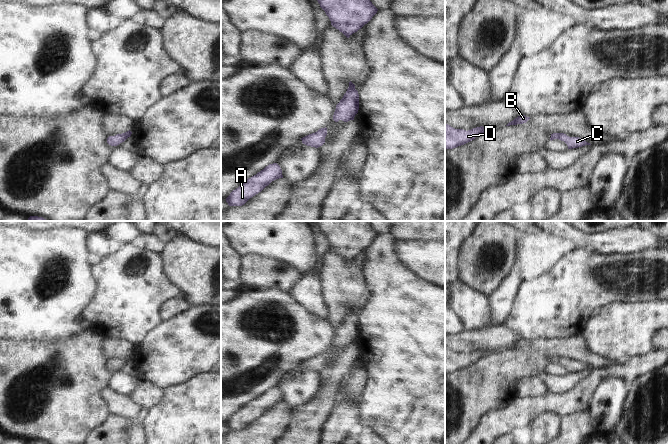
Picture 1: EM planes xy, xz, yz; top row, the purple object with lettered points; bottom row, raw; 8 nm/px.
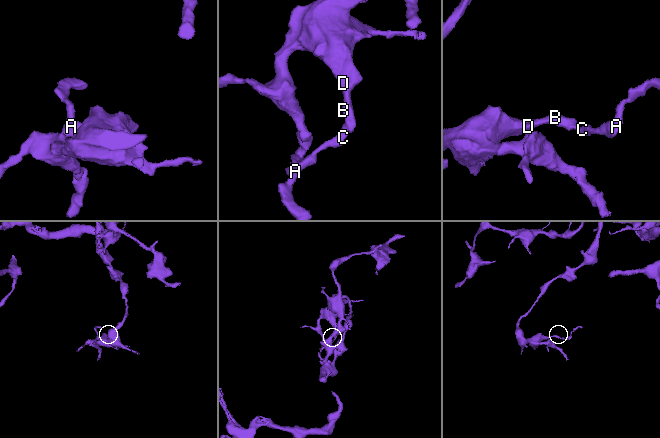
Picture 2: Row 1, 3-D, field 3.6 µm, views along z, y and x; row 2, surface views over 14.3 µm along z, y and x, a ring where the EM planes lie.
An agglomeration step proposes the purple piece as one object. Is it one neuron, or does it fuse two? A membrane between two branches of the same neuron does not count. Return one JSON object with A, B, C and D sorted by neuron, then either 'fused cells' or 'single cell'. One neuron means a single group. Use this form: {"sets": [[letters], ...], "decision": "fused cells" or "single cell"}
{"sets": [["A", "B", "C", "D"]], "decision": "single cell"}

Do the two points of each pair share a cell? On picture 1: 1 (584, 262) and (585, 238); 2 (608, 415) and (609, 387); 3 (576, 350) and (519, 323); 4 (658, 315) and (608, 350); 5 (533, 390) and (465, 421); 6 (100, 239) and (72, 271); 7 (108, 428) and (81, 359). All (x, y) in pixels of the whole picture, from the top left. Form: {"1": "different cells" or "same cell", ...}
{"1": "different cells", "2": "same cell", "3": "different cells", "4": "same cell", "5": "different cells", "6": "different cells", "7": "different cells"}

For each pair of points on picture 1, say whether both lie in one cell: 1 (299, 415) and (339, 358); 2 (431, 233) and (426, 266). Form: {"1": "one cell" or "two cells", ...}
{"1": "one cell", "2": "two cells"}

